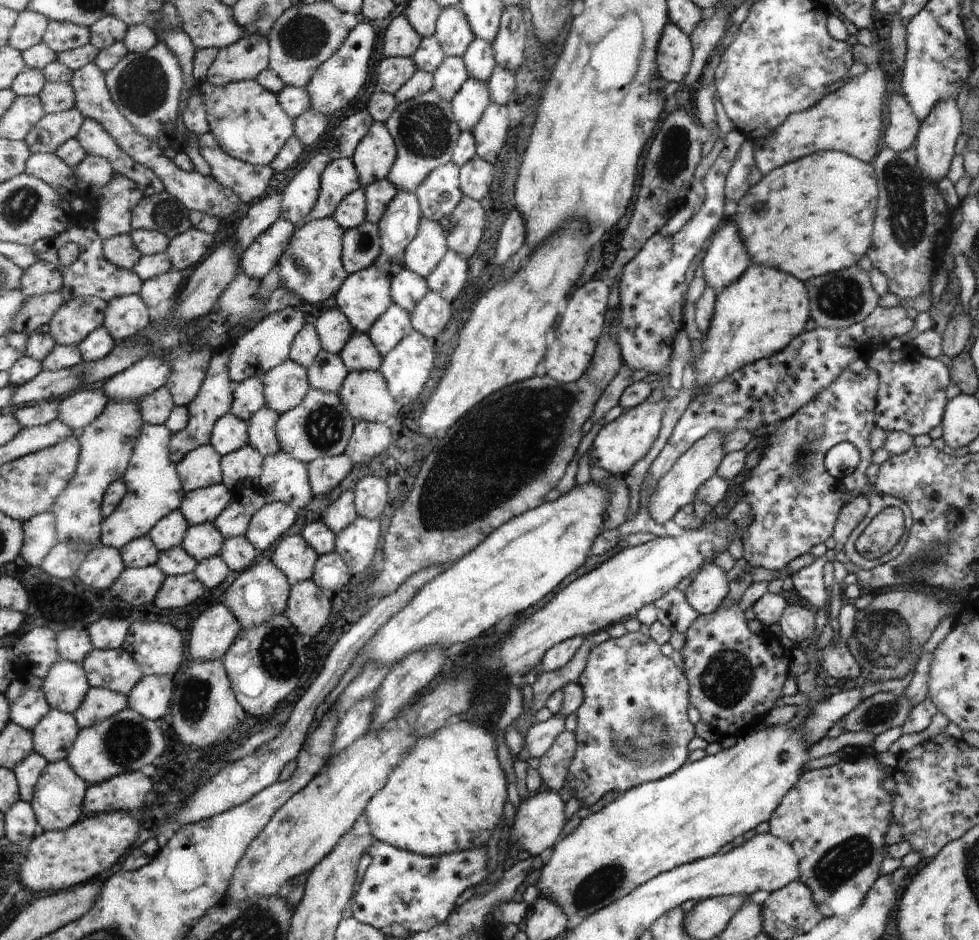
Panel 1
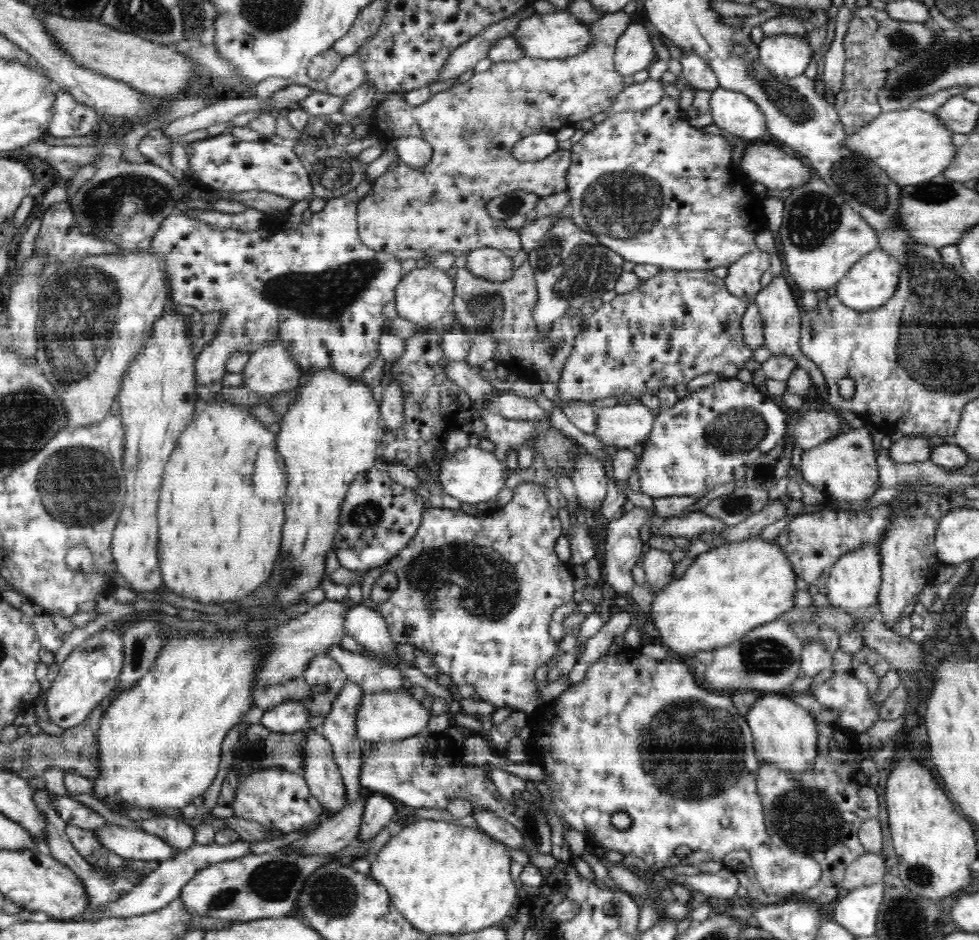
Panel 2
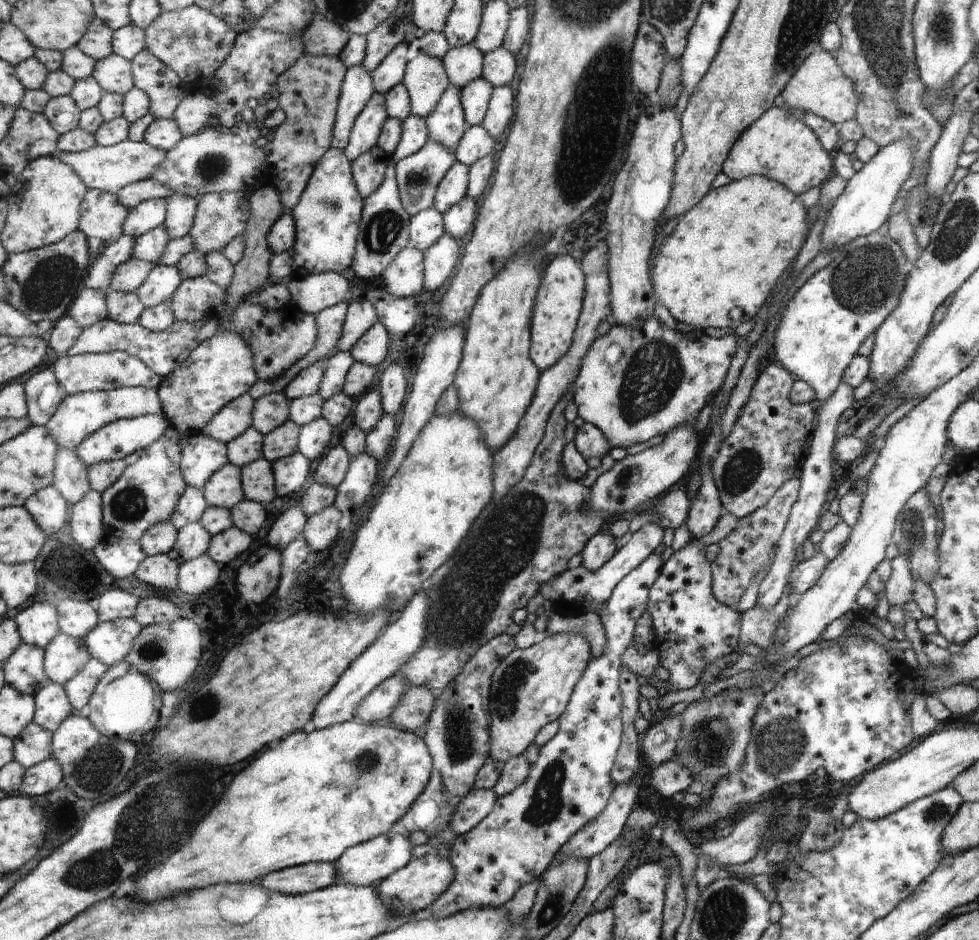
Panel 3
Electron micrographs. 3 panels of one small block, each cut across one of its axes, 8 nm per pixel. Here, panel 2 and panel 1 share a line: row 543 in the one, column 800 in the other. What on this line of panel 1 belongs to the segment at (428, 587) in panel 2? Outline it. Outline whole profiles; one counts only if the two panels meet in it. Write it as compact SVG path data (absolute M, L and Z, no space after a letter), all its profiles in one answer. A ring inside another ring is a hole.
M868 366L860 374L846 370L806 407L800 408L790 419L774 424L766 431L766 436L762 430L755 434L762 458L742 484L753 516L752 524L741 536L743 557L750 566L784 573L792 560L800 560L800 556L808 556L808 552L816 552L820 544L832 540L840 512L860 496L868 498L872 518L886 507L900 508L905 526L904 534L890 552L878 560L864 560L863 557L862 568L872 570L902 552L913 525L910 508L898 498L876 492L876 480L868 476L868 468L872 468L872 460L876 460L871 436L879 428L876 416L879 382L879 373ZM842 441L851 441L859 451L860 461L851 475L837 479L824 467L824 457L832 446Z

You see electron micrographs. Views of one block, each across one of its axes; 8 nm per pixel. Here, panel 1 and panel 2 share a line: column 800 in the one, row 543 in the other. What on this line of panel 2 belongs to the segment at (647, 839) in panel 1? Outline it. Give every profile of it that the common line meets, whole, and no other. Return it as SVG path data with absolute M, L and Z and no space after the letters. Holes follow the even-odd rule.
M752 537L742 542L717 542L716 546L699 554L680 579L676 579L666 589L654 594L650 606L650 620L655 625L661 644L668 648L672 658L692 658L703 650L713 651L743 637L753 628L766 625L794 606L794 573L786 557L786 550L778 544L764 542L760 537Z

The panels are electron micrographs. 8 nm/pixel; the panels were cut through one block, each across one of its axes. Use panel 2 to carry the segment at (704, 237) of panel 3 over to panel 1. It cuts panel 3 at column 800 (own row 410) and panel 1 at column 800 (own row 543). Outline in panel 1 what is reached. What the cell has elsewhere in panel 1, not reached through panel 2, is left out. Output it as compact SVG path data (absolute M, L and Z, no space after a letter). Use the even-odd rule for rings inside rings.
M822 151L796 159L783 167L775 168L774 171L763 175L758 184L751 186L744 196L737 202L737 211L732 216L732 221L739 227L741 237L744 238L744 244L747 246L747 252L752 252L752 263L764 264L770 268L782 270L782 272L791 273L792 276L799 277L800 280L810 280L822 275L828 275L831 272L843 271L845 268L854 267L859 264L860 258L867 254L872 244L872 220L874 220L874 210L878 202L879 192L876 190L876 178L874 178L873 164L858 160L855 156L850 156L842 151Z

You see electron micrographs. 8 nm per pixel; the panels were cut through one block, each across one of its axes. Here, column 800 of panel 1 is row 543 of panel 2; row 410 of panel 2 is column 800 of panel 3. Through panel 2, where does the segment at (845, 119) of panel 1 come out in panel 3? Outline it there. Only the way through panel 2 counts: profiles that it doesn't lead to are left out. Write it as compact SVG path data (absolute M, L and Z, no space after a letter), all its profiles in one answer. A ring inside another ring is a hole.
M772 108L768 116L760 116L752 128L744 132L744 140L732 148L728 164L724 164L724 174L731 181L748 176L766 176L780 182L792 193L803 194L811 188L824 185L832 172L832 160L819 141L818 134L803 120L798 120L788 108Z

